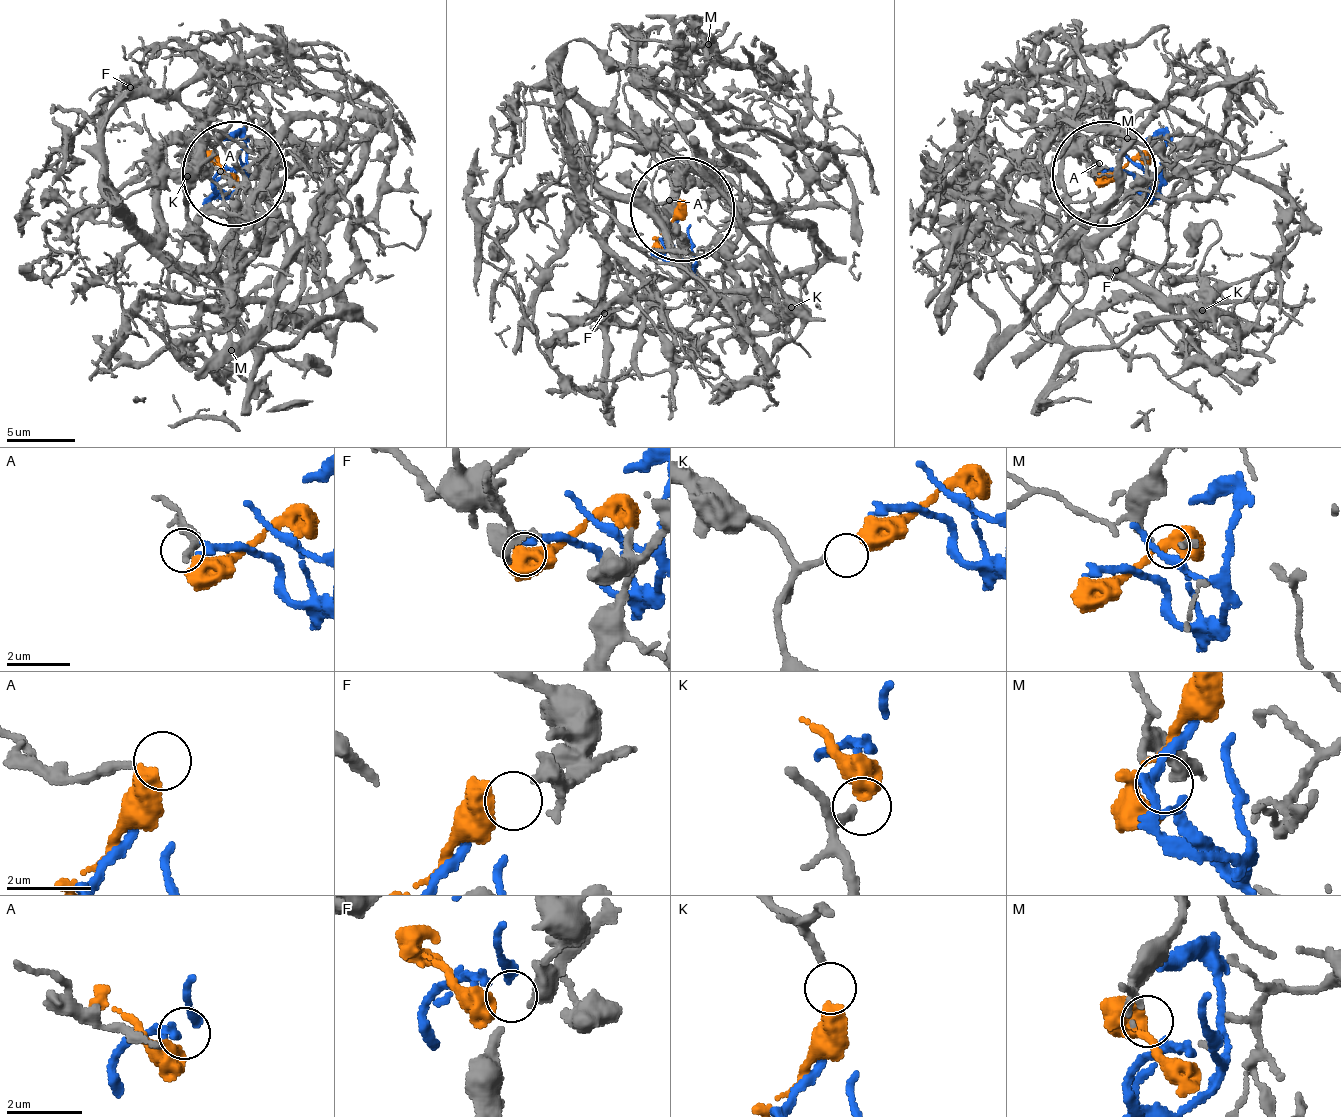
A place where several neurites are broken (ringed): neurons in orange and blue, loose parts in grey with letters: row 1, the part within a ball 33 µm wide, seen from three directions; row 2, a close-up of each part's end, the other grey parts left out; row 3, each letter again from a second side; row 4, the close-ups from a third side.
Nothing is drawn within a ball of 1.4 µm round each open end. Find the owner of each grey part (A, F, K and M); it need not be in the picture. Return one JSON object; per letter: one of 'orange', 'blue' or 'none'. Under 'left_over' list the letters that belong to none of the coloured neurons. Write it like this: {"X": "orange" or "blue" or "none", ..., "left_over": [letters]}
{"A": "none", "F": "blue", "K": "orange", "M": "none", "left_over": ["A", "M"]}

